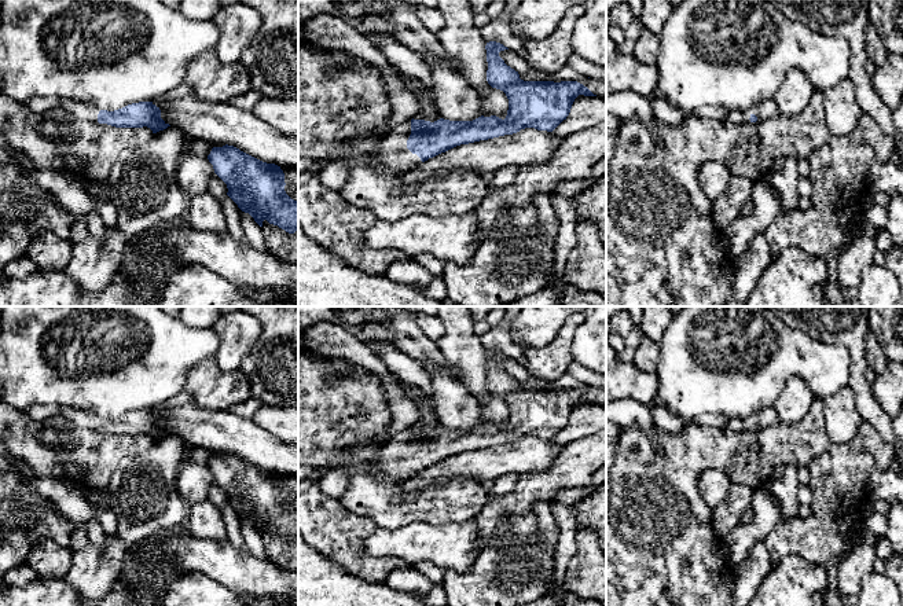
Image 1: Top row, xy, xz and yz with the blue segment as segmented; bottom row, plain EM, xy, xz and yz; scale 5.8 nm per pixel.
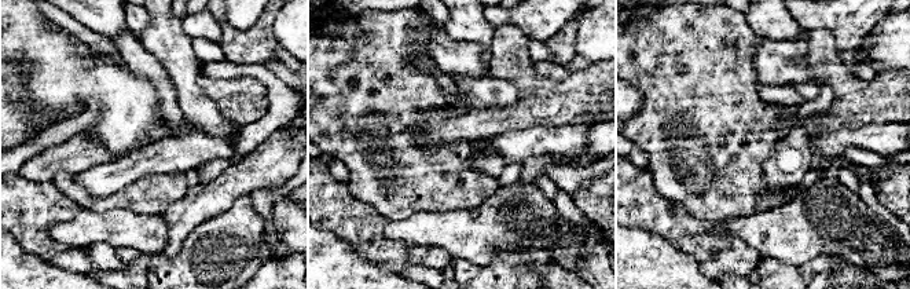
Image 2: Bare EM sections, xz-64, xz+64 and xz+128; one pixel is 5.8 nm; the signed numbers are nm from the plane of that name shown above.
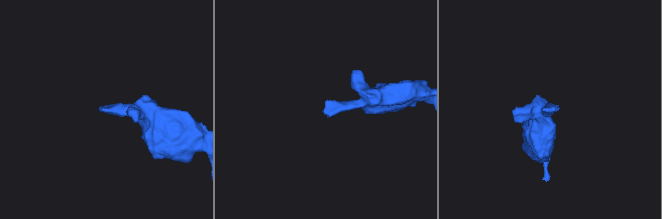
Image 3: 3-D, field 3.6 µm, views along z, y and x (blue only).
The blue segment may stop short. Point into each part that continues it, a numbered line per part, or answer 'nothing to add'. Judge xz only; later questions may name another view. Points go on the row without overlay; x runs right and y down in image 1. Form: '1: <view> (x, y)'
1: xz (391, 459)

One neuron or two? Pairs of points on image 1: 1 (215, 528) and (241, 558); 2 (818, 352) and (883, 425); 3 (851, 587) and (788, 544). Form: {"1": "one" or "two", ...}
{"1": "two", "2": "two", "3": "two"}

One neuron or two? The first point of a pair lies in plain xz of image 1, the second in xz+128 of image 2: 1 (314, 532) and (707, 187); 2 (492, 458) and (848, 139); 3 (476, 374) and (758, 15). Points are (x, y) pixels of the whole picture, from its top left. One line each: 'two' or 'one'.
1: two
2: one
3: one

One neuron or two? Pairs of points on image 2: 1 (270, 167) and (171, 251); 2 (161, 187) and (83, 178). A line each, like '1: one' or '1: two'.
1: one
2: two

